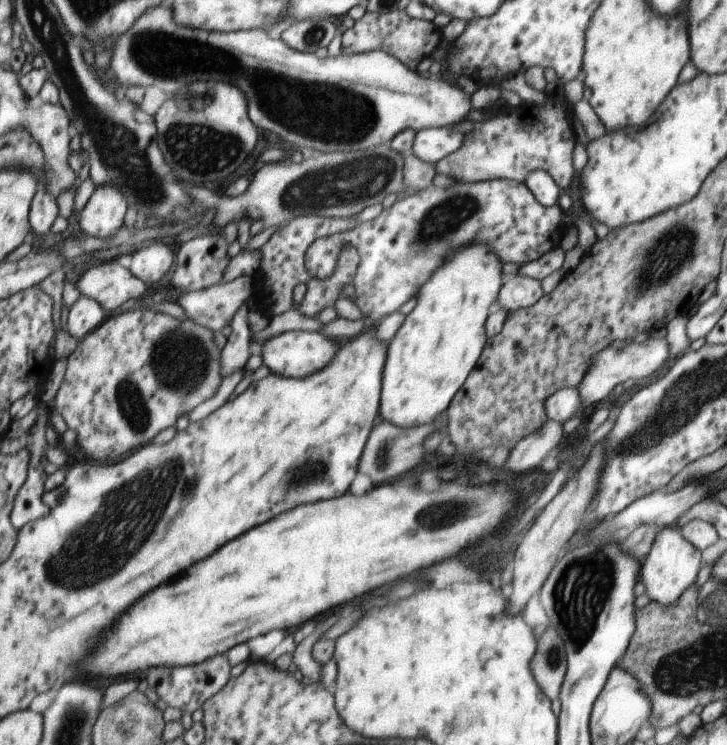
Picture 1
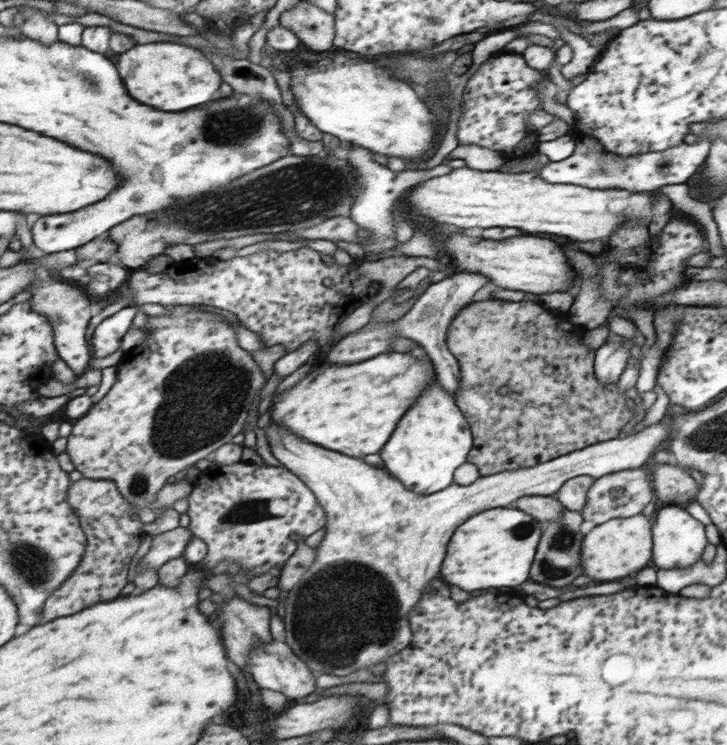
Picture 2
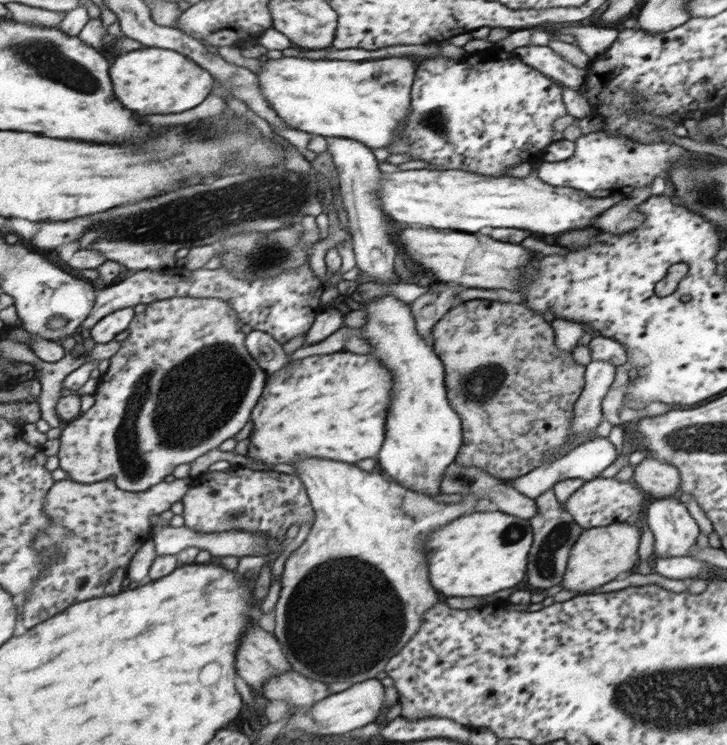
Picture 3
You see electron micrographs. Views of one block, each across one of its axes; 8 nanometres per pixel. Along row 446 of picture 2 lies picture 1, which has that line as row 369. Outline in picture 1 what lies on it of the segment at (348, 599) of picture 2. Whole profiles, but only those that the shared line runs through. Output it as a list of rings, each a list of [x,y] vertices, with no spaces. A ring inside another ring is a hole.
[[[294,330],[286,332],[278,338],[271,338],[260,347],[263,351],[263,362],[268,368],[272,368],[276,374],[290,376],[290,378],[306,378],[306,376],[322,370],[338,354],[336,342],[330,339],[318,331]],[[667,338],[648,339],[636,344],[628,342],[624,348],[618,348],[618,350],[616,350],[614,346],[610,346],[610,348],[604,348],[602,352],[598,352],[598,354],[592,358],[592,366],[588,368],[586,376],[584,376],[582,382],[577,385],[584,406],[580,406],[582,410],[580,410],[574,418],[570,418],[568,422],[564,422],[562,430],[565,438],[580,426],[580,422],[582,422],[584,414],[586,414],[586,412],[584,412],[586,408],[594,406],[594,402],[607,401],[610,392],[612,392],[618,384],[623,384],[626,380],[630,380],[630,378],[634,381],[644,380],[644,378],[656,374],[654,372],[664,367],[664,364],[668,365],[669,360],[673,360],[673,357],[669,351]]]

